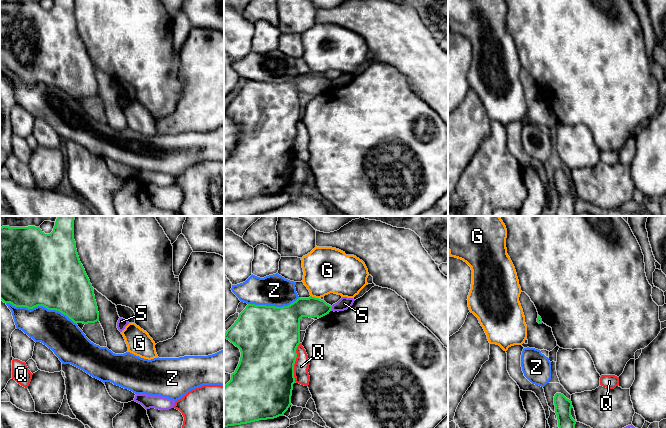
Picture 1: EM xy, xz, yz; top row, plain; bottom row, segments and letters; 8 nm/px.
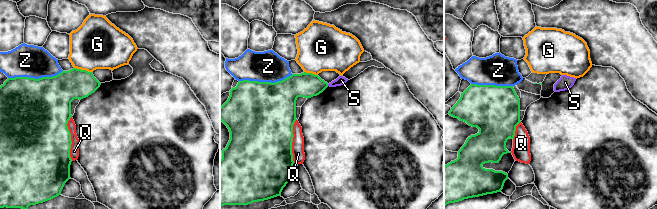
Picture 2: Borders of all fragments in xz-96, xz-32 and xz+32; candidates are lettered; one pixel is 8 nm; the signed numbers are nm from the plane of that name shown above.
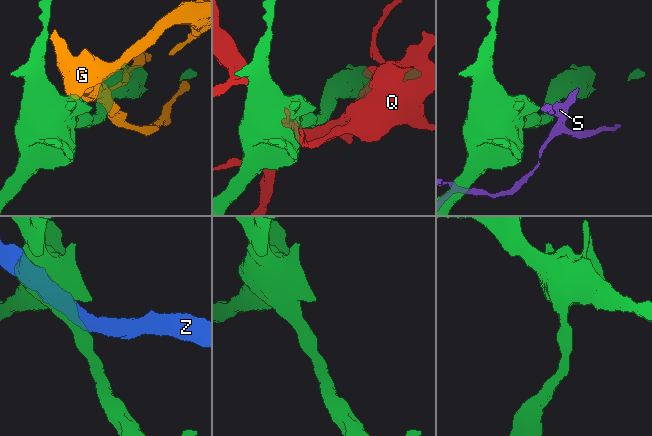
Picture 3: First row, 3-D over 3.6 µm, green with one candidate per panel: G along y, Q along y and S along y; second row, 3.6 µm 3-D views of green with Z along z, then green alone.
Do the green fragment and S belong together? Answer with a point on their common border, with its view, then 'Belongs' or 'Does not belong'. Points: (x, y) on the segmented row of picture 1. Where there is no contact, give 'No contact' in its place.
Touches green at xz (331, 308). Does not belong

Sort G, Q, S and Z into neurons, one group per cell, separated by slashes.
G / Q / S / Z

